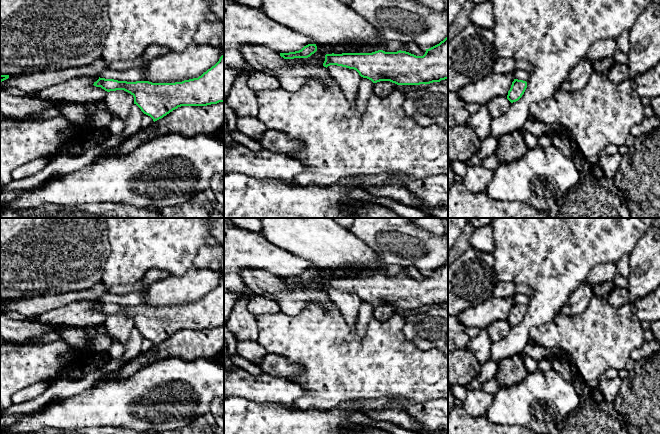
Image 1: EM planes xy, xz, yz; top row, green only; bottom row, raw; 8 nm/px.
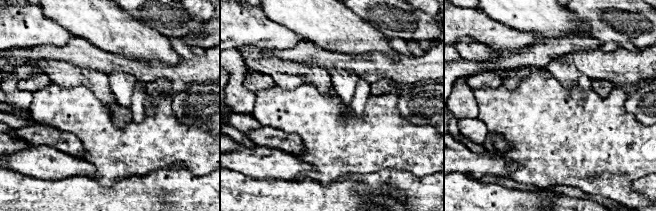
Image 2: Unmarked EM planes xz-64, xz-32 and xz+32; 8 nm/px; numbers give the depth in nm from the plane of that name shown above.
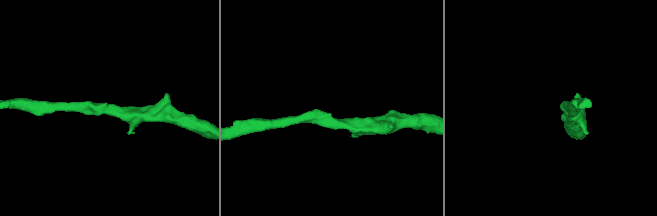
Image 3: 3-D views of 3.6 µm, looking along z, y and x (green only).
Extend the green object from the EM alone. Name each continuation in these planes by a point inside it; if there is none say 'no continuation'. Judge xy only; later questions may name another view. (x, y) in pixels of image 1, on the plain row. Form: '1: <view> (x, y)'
no continuation

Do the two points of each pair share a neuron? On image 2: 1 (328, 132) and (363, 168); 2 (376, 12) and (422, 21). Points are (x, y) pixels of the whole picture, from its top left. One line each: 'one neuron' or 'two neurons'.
1: one neuron
2: one neuron

